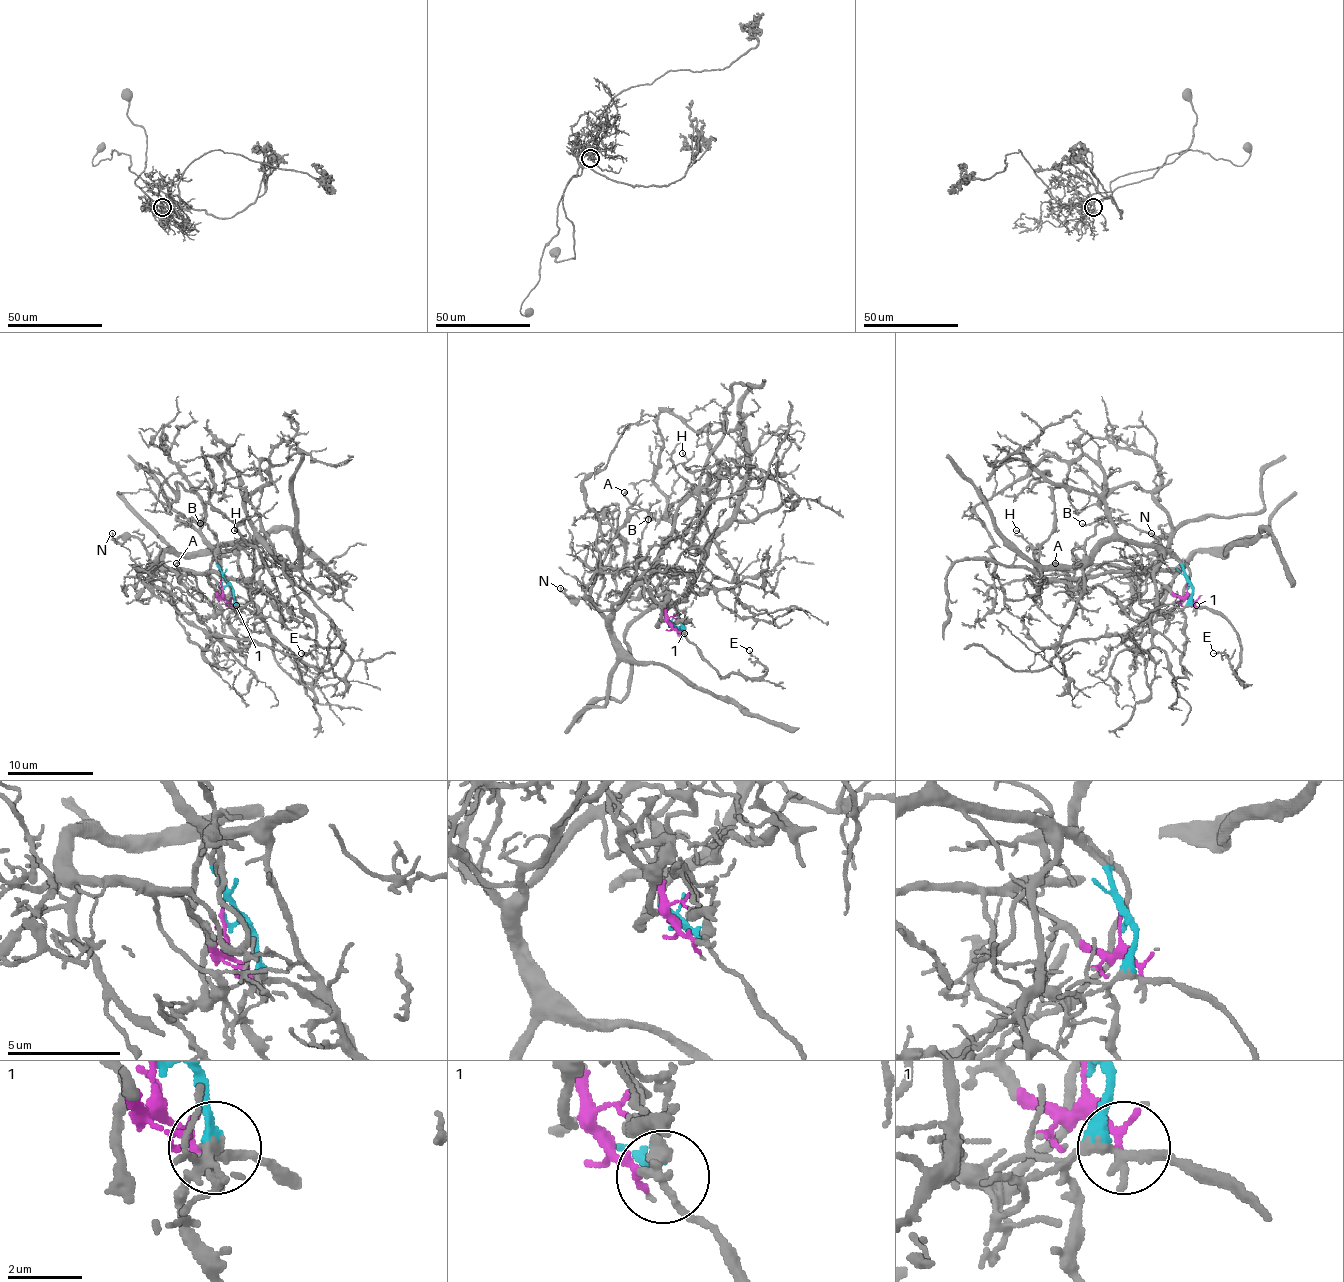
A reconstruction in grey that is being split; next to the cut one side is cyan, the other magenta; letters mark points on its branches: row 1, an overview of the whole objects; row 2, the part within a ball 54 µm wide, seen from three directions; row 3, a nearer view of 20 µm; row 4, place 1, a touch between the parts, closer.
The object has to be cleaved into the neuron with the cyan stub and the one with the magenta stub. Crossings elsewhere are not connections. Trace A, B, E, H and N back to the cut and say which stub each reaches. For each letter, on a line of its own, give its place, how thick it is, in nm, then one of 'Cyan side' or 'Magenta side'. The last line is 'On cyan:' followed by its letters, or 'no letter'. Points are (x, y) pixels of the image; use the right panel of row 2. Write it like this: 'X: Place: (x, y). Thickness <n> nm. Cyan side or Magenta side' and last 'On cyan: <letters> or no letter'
A: Place: (1055, 563). Thickness 150 nm. Magenta side
B: Place: (1082, 523). Thickness 140 nm. Magenta side
E: Place: (1213, 653). Thickness 120 nm. Cyan side
H: Place: (1016, 530). Thickness 110 nm. Magenta side
N: Place: (1151, 533). Thickness 80 nm. Magenta side
On cyan: E

